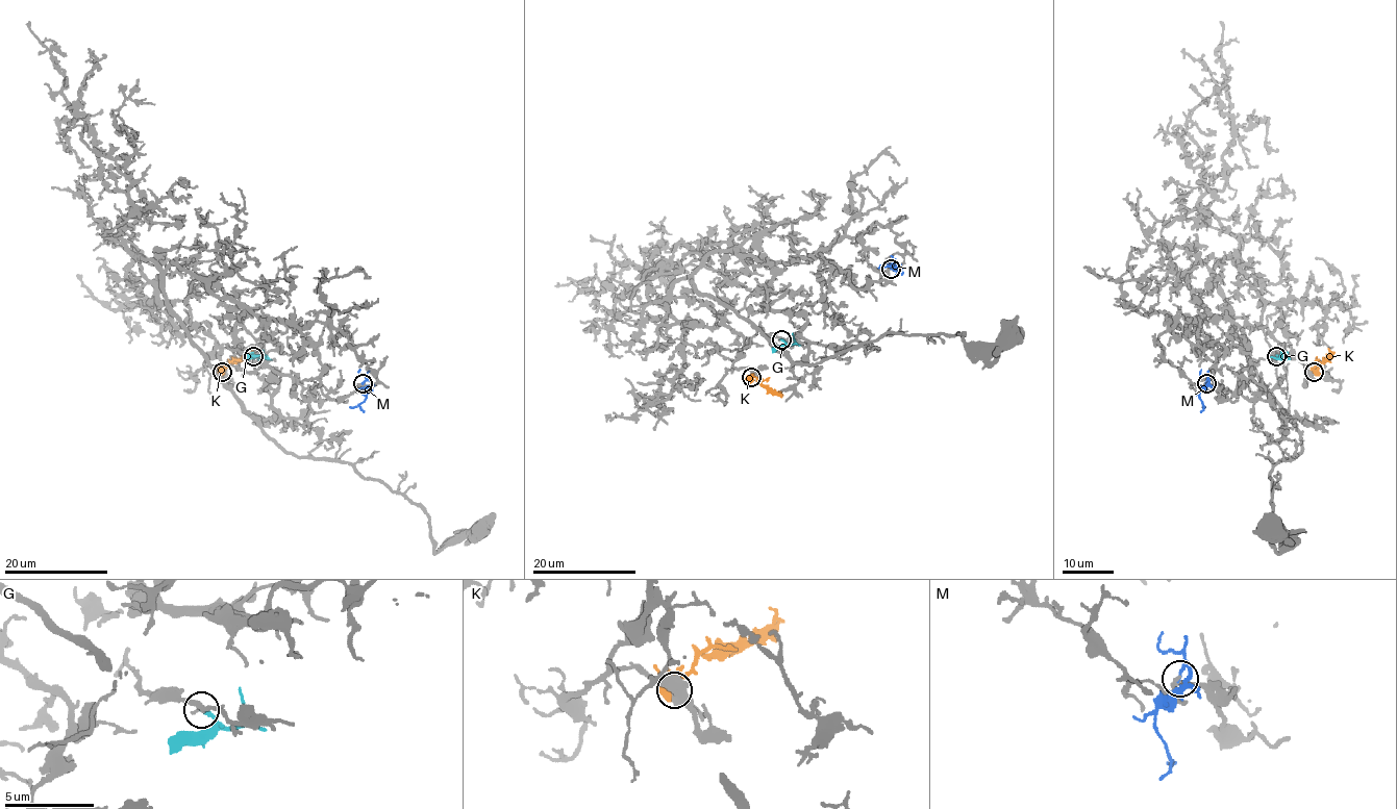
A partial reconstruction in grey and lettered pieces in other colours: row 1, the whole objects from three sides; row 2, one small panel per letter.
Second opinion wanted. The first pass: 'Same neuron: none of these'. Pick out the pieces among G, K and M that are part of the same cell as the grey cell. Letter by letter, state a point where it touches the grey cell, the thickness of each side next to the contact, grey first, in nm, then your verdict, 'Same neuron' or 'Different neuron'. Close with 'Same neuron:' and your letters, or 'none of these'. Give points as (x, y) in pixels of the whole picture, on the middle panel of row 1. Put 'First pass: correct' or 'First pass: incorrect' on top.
First pass: correct
G: Touches grey at (781, 339). Thickness 190 nm (grey) against 280 nm. Different neuron
K: Touches grey at (751, 377). Thickness 550 nm (grey) against 500 nm. Different neuron
M: Touches grey at (891, 269). Thickness 240 nm (grey) against 160 nm. Different neuron
Same neuron: none of these

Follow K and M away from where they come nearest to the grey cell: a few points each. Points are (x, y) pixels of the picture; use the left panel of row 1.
K: (223, 372), (230, 361), (250, 353), (250, 348)
M: (363, 383), (371, 383), (366, 399), (355, 406), (349, 406)

